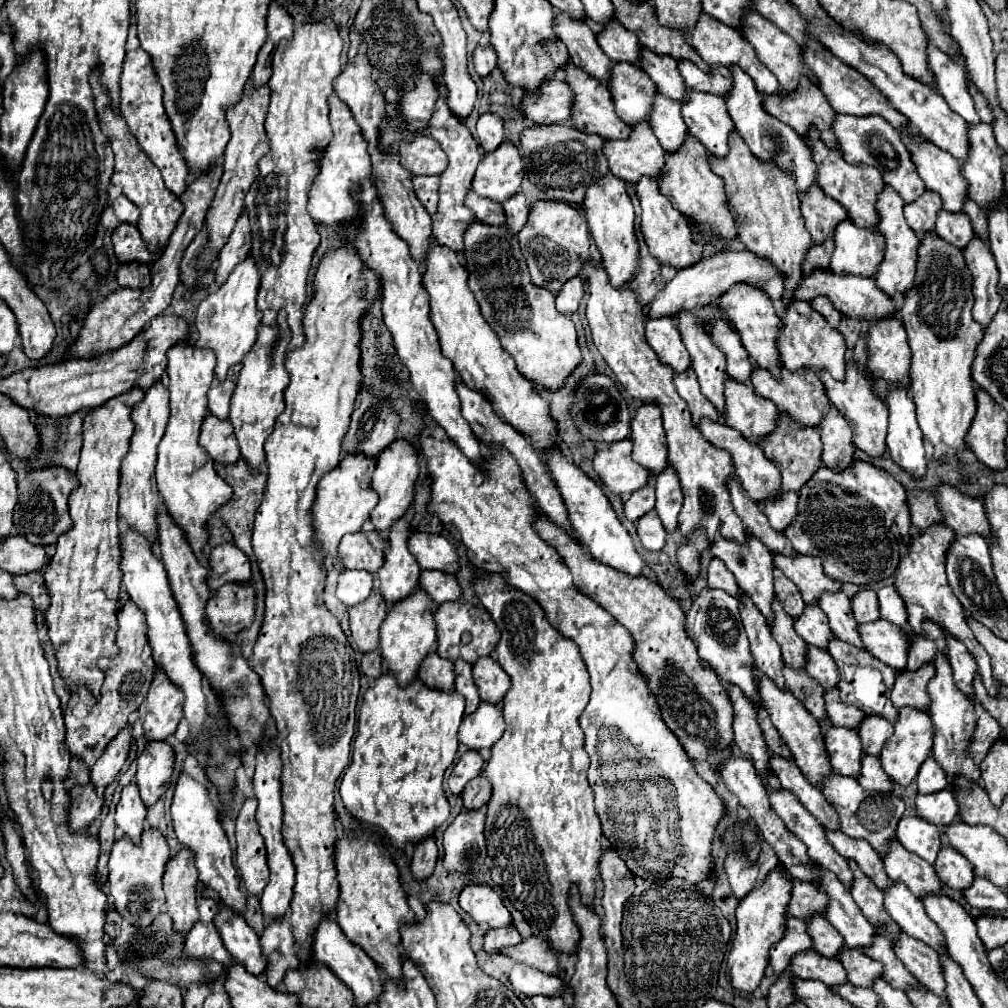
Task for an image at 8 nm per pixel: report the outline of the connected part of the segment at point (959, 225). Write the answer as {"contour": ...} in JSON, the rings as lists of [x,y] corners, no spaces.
{"contour":[[[941,211],[937,215],[937,225],[935,225],[935,233],[947,241],[949,245],[957,247],[957,249],[965,249],[969,245],[969,241],[975,237],[973,227],[969,223],[969,217],[965,213],[961,215],[953,215],[949,211]]]}

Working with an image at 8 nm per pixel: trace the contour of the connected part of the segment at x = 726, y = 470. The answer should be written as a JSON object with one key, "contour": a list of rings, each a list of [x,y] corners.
{"contour":[[[589,261],[583,271],[589,273],[587,319],[589,319],[593,341],[599,353],[603,355],[607,365],[613,369],[617,381],[629,391],[629,395],[633,395],[635,399],[643,403],[657,403],[661,407],[663,425],[667,433],[667,445],[669,445],[669,463],[677,469],[683,495],[685,495],[683,511],[679,515],[679,529],[683,537],[687,539],[695,529],[705,529],[709,545],[713,543],[717,531],[725,539],[745,543],[747,531],[745,531],[743,521],[733,511],[729,489],[727,489],[727,481],[735,477],[733,459],[729,453],[713,447],[707,439],[703,439],[697,427],[693,427],[689,407],[677,395],[675,385],[673,385],[675,371],[671,367],[657,363],[657,355],[653,355],[653,349],[645,341],[645,327],[643,327],[645,323],[641,323],[641,305],[637,303],[635,293],[627,287],[621,287],[621,289],[611,287],[609,277],[603,271],[603,267],[597,269],[593,261]]]}

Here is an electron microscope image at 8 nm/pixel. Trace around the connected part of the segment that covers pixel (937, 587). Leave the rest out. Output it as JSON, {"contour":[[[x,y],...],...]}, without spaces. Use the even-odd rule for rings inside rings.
{"contour":[[[933,525],[927,531],[923,531],[917,539],[911,539],[909,545],[901,543],[901,563],[899,563],[897,571],[895,571],[895,587],[897,587],[897,591],[905,599],[905,607],[907,607],[907,613],[909,613],[909,627],[915,633],[923,635],[923,623],[925,621],[933,621],[939,627],[943,627],[951,637],[955,637],[961,643],[965,643],[967,647],[975,647],[975,649],[969,649],[969,653],[975,657],[975,661],[979,665],[979,673],[981,673],[983,685],[991,691],[991,695],[995,695],[999,685],[993,681],[989,655],[981,647],[981,643],[975,639],[971,627],[967,625],[967,617],[965,617],[963,605],[953,595],[951,585],[949,585],[947,575],[945,575],[947,551],[949,551],[953,541],[955,541],[955,533],[953,533],[951,527],[947,527],[947,525]]]}

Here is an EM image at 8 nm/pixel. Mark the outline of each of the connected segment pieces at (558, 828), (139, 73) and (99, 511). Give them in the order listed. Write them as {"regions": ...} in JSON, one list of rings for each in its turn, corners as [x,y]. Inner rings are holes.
{"regions":[[[[479,573],[477,579],[475,579],[475,593],[479,595],[481,599],[481,605],[489,611],[489,615],[493,617],[495,625],[499,627],[501,631],[501,641],[497,645],[497,661],[499,665],[505,669],[505,673],[511,677],[511,689],[507,691],[505,699],[503,699],[503,715],[505,715],[505,723],[507,723],[507,729],[503,733],[503,737],[491,747],[491,759],[489,759],[489,765],[485,769],[485,777],[489,779],[489,783],[493,785],[493,797],[487,805],[487,823],[485,823],[485,839],[487,839],[487,855],[489,855],[489,863],[491,863],[491,879],[495,885],[499,885],[507,899],[511,901],[511,905],[523,913],[523,917],[529,921],[529,925],[537,925],[537,929],[549,939],[551,947],[559,953],[565,953],[565,955],[573,955],[575,949],[577,949],[577,943],[579,943],[579,927],[575,925],[573,921],[573,915],[571,915],[571,909],[567,905],[567,897],[569,897],[569,891],[571,887],[579,887],[579,897],[581,897],[581,903],[585,903],[587,907],[595,907],[595,899],[597,899],[597,875],[599,875],[599,859],[601,859],[601,851],[603,851],[603,845],[601,845],[601,825],[599,825],[599,817],[595,813],[595,803],[593,803],[593,789],[589,787],[587,783],[587,767],[589,767],[589,755],[585,753],[585,739],[583,739],[583,731],[579,727],[579,715],[581,711],[587,707],[587,701],[589,701],[589,693],[591,693],[591,685],[589,685],[589,673],[587,673],[587,667],[581,659],[581,653],[579,653],[579,647],[571,641],[571,639],[565,639],[559,631],[555,631],[549,621],[545,619],[541,607],[529,597],[529,595],[523,595],[521,591],[513,589],[507,585],[507,581],[497,575],[497,573]],[[503,807],[517,807],[521,813],[499,813]]],[[[141,47],[127,53],[119,89],[121,89],[119,109],[121,109],[123,117],[127,119],[129,131],[137,137],[139,147],[145,149],[147,157],[159,167],[165,185],[179,197],[187,189],[189,167],[177,149],[177,139],[175,139],[175,133],[171,129],[171,121],[165,115],[163,103],[161,103],[161,85],[157,83],[157,75],[155,75],[155,69],[151,65],[151,57]]],[[[139,387],[117,395],[103,403],[97,409],[91,409],[83,423],[83,449],[81,461],[77,467],[79,487],[71,493],[69,511],[73,519],[73,529],[59,537],[57,553],[53,555],[49,567],[45,569],[45,583],[51,595],[51,607],[45,613],[49,637],[55,645],[55,657],[59,661],[59,673],[69,683],[69,687],[77,687],[77,683],[85,683],[91,693],[97,697],[103,673],[97,669],[97,659],[109,657],[117,653],[115,633],[117,633],[117,603],[119,603],[119,587],[121,587],[121,571],[119,571],[119,519],[117,519],[117,503],[119,503],[119,467],[121,459],[129,451],[129,439],[135,431],[131,421],[131,411],[135,403],[143,399],[143,391]]]]}

